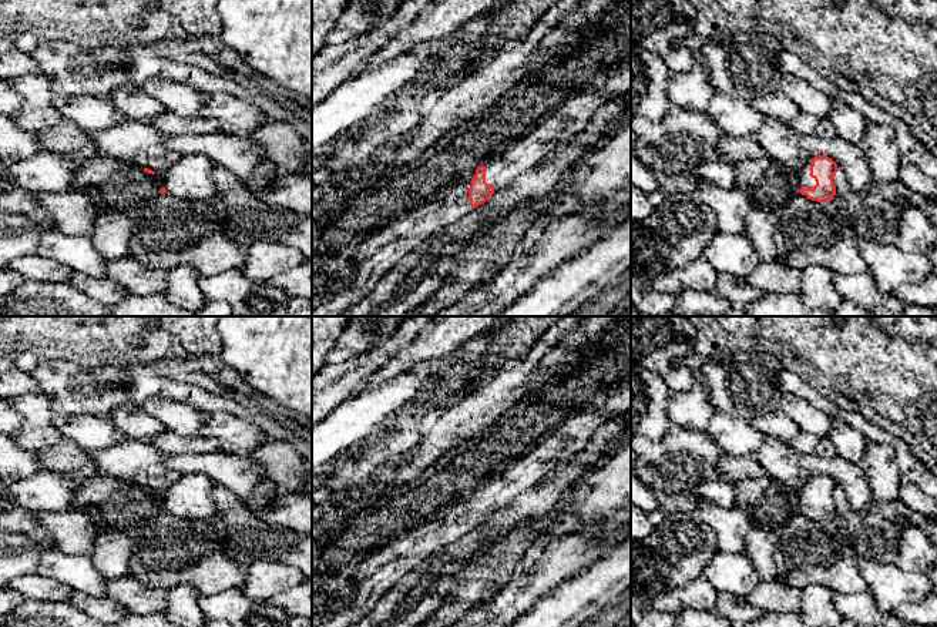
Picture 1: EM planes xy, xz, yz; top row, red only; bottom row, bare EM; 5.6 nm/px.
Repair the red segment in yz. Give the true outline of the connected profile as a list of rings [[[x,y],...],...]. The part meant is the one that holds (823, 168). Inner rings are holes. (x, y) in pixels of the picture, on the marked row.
[[[813,155],[802,170],[796,171],[797,192],[812,201],[832,201],[836,195],[833,178],[837,170],[837,164],[827,155]]]

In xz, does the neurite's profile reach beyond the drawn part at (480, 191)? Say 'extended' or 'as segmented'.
extended

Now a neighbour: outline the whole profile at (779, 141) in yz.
[[[766,117],[752,138],[763,148],[765,155],[792,171],[802,170],[812,160],[800,147],[800,135],[778,118]]]

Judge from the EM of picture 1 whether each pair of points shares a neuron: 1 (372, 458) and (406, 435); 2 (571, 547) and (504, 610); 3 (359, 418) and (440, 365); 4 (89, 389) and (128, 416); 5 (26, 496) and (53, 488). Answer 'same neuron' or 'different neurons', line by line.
1: same neuron
2: same neuron
3: same neuron
4: different neurons
5: same neuron

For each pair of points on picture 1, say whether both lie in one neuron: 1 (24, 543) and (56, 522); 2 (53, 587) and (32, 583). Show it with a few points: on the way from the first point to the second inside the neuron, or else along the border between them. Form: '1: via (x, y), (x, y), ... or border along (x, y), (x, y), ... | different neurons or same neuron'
1: border along (39, 513), (37, 520), (49, 532), (54, 547) | different neurons
2: via (47, 587), (37, 587) | same neuron

